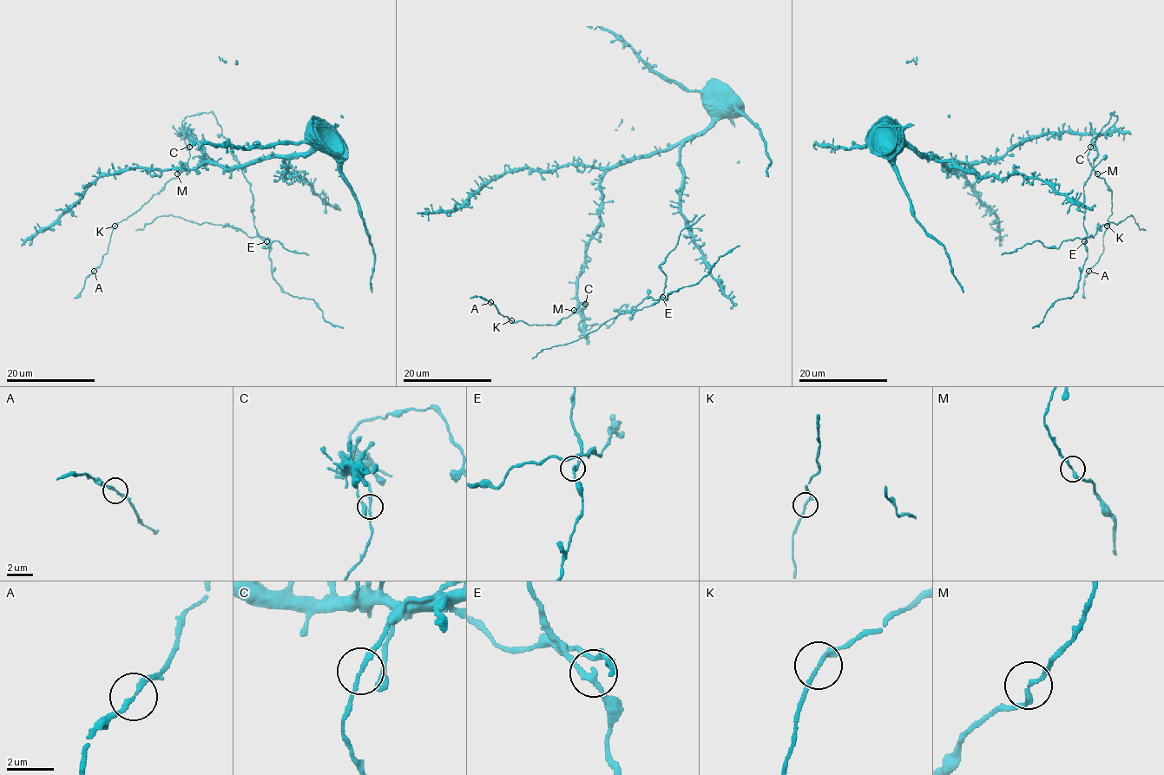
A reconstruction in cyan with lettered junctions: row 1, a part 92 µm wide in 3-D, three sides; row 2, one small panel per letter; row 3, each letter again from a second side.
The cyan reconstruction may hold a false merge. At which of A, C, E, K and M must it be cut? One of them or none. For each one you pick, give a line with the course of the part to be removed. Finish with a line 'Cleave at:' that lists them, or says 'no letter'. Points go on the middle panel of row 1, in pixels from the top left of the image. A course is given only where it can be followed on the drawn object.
E: (662, 297), (640, 310), (620, 313), (595, 330), (568, 343), (538, 352), (532, 358)
Cleave at: E

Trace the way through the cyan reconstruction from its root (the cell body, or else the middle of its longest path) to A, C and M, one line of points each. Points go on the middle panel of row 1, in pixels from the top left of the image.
A: (585, 251), (577, 289), (577, 305), (585, 308), (585, 300), (557, 325), (513, 322), (489, 302)
C: (585, 251), (582, 272), (578, 278), (577, 305), (584, 309), (585, 303)
M: (585, 251), (577, 289), (577, 305), (580, 309), (585, 308), (585, 300), (574, 310)

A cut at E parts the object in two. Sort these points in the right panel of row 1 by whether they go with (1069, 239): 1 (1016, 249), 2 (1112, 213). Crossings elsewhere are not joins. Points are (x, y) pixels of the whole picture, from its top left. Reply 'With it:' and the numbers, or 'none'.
With it: 1

